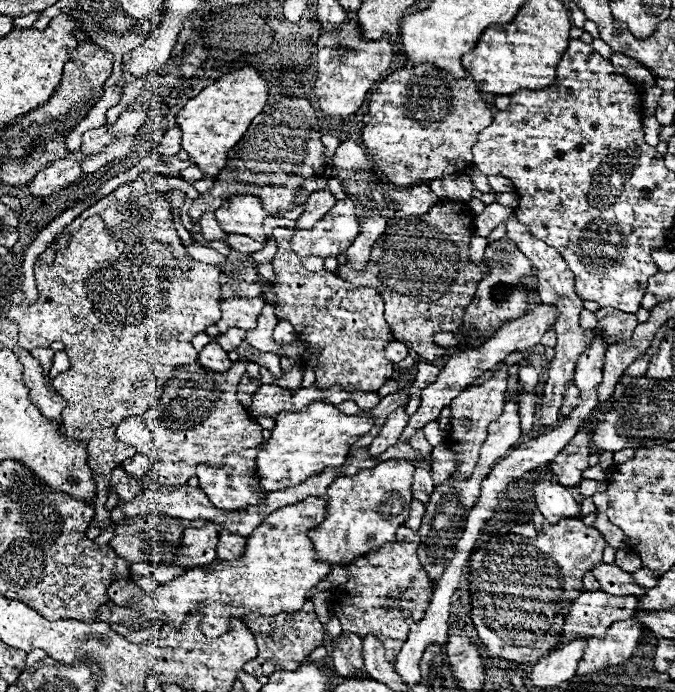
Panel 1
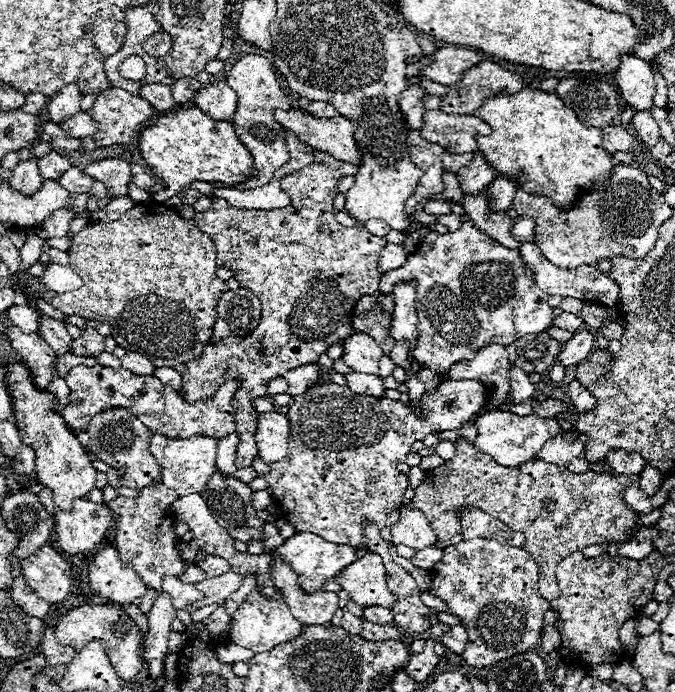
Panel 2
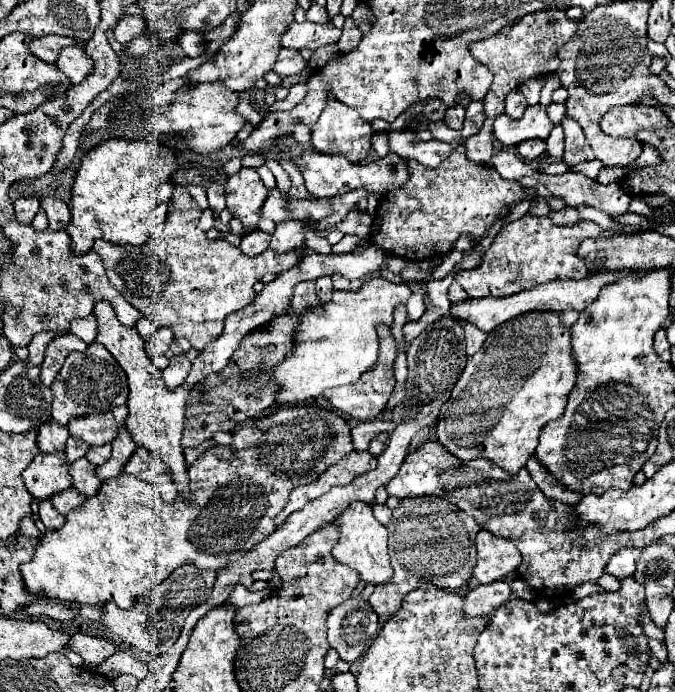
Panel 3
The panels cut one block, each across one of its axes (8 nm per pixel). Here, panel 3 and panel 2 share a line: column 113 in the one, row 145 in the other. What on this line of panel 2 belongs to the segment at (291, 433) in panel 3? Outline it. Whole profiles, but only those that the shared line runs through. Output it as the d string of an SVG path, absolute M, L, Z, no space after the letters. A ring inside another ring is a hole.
M524 88L518 94L498 94L488 98L476 112L490 124L490 136L478 136L478 150L500 174L512 178L528 194L546 196L562 210L570 210L580 192L596 190L614 170L612 154L602 148L602 132L584 126L564 102L548 92Z

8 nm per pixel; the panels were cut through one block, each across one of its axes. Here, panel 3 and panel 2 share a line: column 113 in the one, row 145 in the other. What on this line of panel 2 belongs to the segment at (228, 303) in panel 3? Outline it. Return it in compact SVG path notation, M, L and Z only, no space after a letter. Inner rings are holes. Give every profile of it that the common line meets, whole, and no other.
M248 54L244 58L240 58L232 70L228 72L226 78L228 86L236 92L238 98L238 108L234 112L234 128L236 134L240 136L240 142L252 152L254 156L254 168L256 168L256 178L248 180L248 184L236 184L234 188L238 190L246 190L246 188L258 188L264 186L272 180L274 172L288 162L288 150L286 150L286 130L276 124L274 120L274 110L276 108L292 108L290 98L284 94L284 90L280 88L278 80L276 80L276 70L274 64L270 60L266 60L264 56L258 54Z

